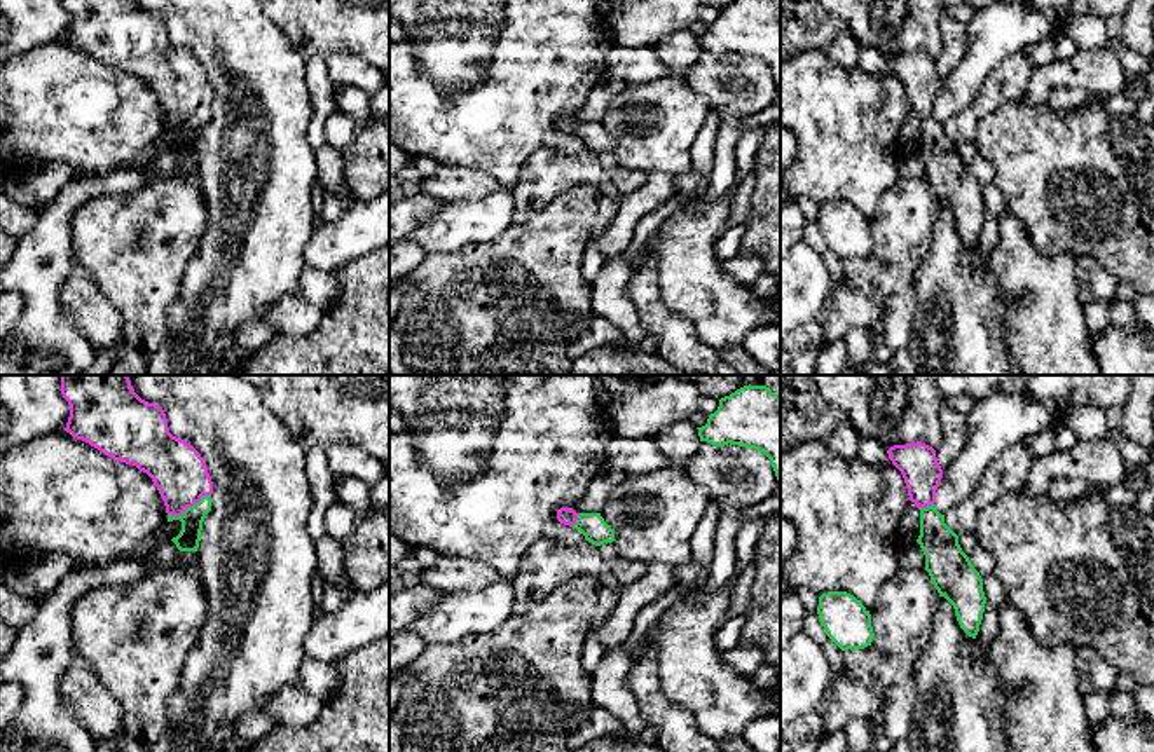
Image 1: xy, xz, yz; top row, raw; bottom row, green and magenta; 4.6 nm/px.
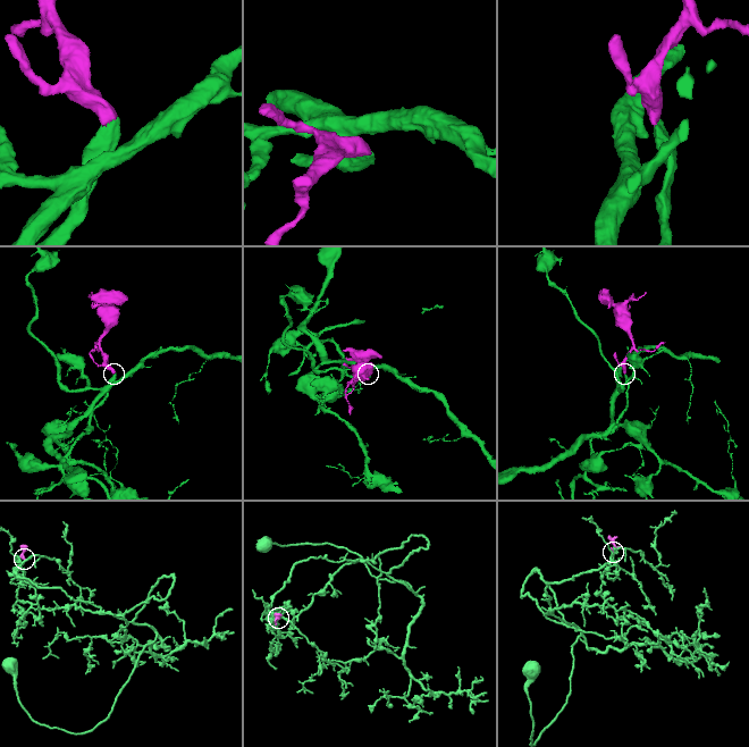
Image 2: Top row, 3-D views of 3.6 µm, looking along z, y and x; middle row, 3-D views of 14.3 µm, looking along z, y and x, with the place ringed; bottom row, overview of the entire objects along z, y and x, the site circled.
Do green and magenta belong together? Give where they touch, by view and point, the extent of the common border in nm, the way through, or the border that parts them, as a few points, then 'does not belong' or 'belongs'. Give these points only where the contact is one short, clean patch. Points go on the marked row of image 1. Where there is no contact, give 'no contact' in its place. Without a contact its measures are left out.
meets green in xy at (189, 508); contact 220 nm long; runs through xy (187, 540), (189, 508), (187, 491), (178, 471); belongs

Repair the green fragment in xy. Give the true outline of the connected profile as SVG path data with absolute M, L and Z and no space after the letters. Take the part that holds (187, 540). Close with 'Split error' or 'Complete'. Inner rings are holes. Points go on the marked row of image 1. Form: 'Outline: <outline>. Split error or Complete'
Outline: M61 375L61 394L70 405L65 431L147 473L164 501L168 522L182 522L180 534L171 541L180 551L197 551L203 522L211 511L213 482L201 454L169 433L164 410L141 400L127 375Z. Split error

